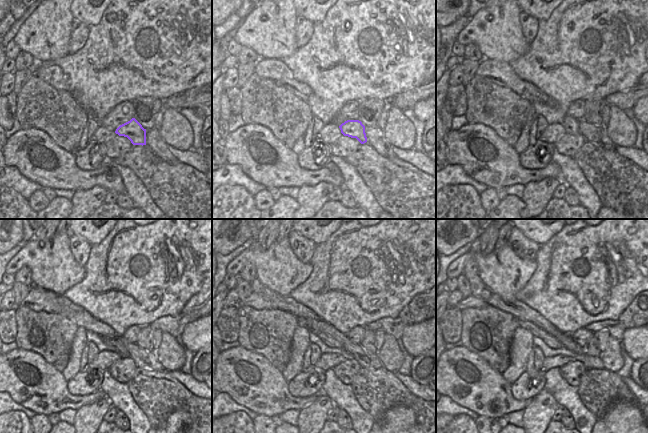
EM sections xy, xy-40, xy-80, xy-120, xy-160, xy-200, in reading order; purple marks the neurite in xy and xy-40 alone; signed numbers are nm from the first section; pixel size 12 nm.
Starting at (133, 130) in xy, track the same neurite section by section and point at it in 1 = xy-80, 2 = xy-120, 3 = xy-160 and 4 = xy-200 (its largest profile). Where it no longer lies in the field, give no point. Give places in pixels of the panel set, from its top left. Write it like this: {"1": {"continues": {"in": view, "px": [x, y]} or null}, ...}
{"1": {"continues": {"in": "xy-80", "px": [571, 125]}}, "2": {"continues": {"in": "xy-120", "px": [116, 342]}}, "3": {"continues": {"in": "xy-160", "px": [327, 340]}}, "4": {"continues": {"in": "xy-200", "px": [549, 340]}}}

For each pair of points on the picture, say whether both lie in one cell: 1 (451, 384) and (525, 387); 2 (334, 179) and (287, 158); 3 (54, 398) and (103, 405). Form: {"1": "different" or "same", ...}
{"1": "different", "2": "same", "3": "different"}

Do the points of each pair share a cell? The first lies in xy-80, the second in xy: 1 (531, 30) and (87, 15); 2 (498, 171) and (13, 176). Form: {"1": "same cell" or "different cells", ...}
{"1": "different cells", "2": "different cells"}

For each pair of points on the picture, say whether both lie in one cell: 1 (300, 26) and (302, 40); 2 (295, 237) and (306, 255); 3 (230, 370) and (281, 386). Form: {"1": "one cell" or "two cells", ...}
{"1": "one cell", "2": "one cell", "3": "one cell"}

